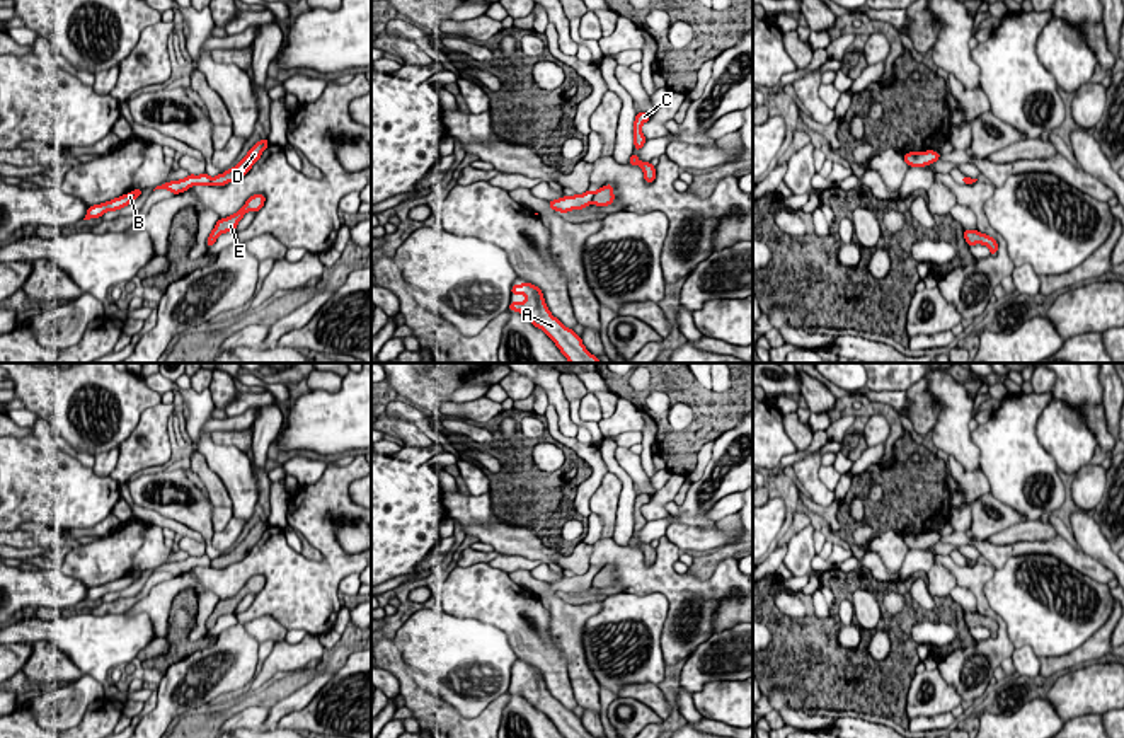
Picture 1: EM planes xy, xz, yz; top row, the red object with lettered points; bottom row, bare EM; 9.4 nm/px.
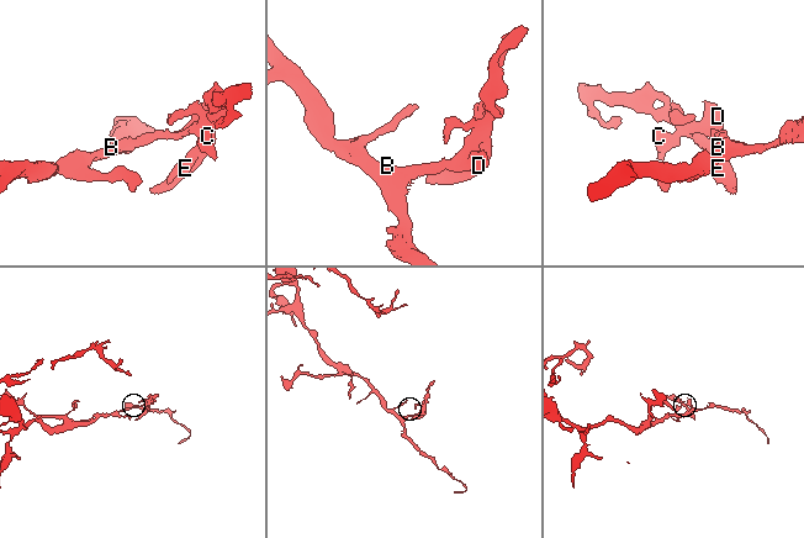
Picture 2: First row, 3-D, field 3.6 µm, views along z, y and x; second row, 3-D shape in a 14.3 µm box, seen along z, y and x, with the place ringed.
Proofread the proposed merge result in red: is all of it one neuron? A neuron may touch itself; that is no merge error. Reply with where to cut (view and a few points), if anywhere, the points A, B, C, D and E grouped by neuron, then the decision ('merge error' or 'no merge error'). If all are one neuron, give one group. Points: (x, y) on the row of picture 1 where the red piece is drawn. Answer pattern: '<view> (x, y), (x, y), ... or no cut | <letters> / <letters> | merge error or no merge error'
xz (596, 191), (591, 201) | A B / C D E | merge error

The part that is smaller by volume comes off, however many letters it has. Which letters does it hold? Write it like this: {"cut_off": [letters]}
{"cut_off": ["C", "D", "E"]}

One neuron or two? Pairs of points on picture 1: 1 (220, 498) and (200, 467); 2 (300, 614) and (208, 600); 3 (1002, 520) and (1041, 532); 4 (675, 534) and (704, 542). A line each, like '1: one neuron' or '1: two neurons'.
1: one neuron
2: two neurons
3: two neurons
4: one neuron

